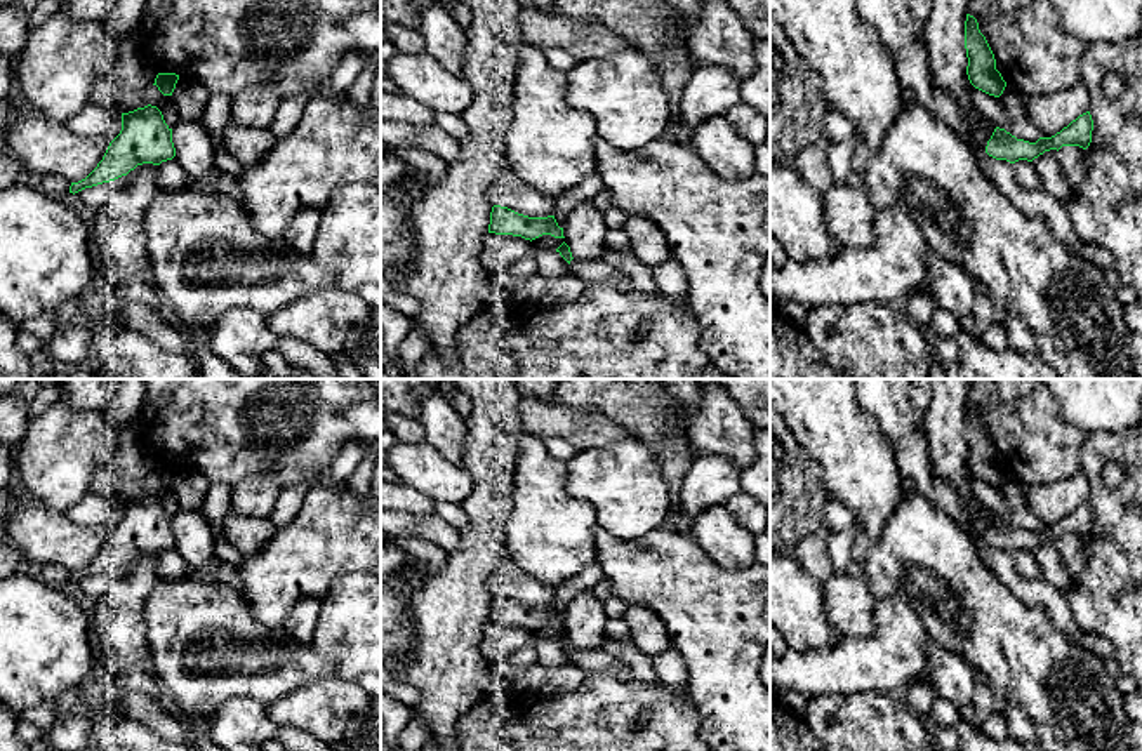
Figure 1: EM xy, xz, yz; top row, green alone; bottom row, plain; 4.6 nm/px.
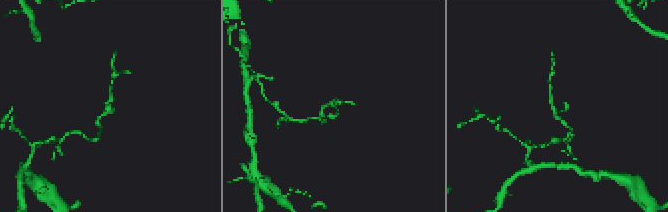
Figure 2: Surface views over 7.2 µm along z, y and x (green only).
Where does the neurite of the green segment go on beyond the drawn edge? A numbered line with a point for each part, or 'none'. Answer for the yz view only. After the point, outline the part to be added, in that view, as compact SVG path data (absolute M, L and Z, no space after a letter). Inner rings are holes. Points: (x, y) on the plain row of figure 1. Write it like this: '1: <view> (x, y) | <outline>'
none

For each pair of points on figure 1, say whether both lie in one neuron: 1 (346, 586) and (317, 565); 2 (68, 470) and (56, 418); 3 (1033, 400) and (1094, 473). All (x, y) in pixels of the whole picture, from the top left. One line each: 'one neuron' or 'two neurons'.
1: two neurons
2: one neuron
3: one neuron

